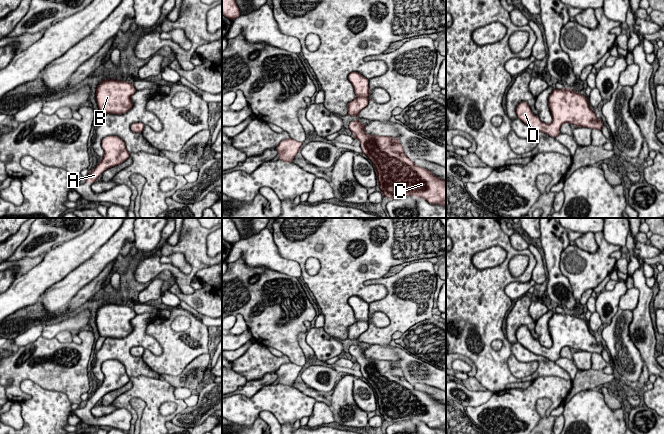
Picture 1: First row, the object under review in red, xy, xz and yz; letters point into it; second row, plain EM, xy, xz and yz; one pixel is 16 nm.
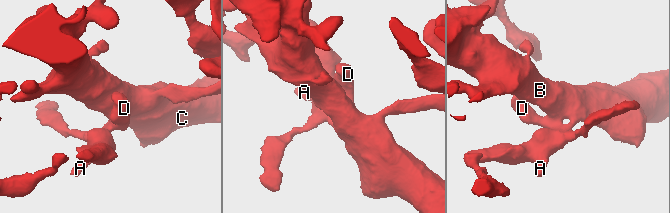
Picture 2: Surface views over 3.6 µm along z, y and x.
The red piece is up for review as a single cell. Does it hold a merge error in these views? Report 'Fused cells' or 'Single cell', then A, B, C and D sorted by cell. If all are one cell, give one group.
Single cell. Groups: A B C D

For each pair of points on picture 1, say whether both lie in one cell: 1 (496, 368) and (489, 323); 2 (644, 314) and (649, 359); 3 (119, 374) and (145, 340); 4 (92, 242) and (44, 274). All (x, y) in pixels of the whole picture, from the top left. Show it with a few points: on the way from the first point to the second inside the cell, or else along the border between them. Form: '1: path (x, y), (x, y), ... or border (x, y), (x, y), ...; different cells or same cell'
1: path (485, 357), (485, 334); same cell
2: path (644, 325), (647, 336), (647, 348); same cell
3: border (102, 362), (119, 361), (129, 378); different cells
4: path (80, 249), (68, 255), (56, 265); same cell

